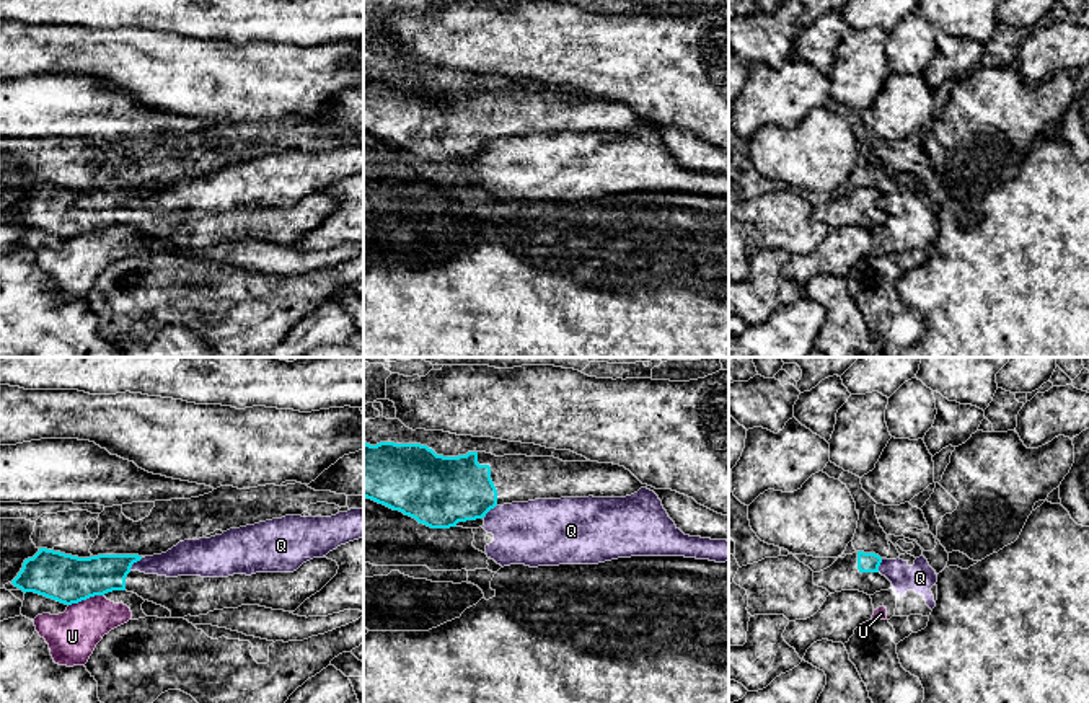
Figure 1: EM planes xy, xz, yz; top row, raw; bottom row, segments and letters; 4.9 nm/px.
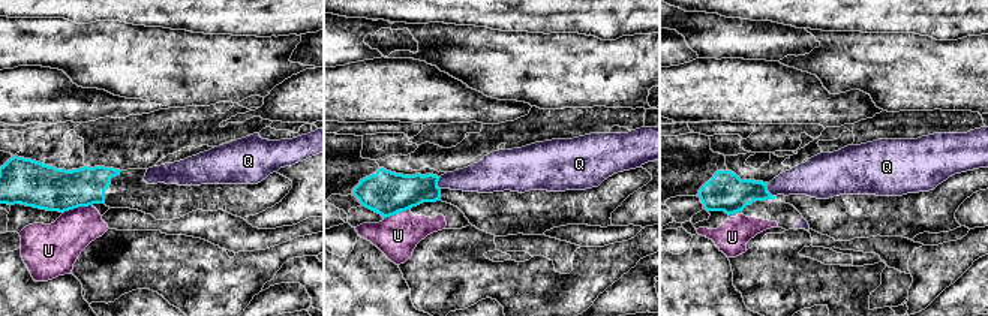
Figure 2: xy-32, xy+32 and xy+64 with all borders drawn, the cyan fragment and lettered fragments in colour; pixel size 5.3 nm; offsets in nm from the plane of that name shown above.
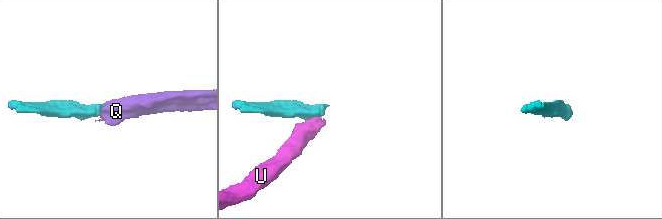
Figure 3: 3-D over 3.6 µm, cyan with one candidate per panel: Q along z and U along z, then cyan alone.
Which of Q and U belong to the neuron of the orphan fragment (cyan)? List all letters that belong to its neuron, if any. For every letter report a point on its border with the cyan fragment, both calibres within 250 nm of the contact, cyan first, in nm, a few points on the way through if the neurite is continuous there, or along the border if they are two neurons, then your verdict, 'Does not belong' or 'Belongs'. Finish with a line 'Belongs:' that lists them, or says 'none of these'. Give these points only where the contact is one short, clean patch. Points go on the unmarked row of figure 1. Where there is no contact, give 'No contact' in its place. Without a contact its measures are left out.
Q: Touches cyan at xy (134, 196). Thickness 190 nm (cyan) against 160 nm. Boundary: xy (142, 193), (129, 204). Does not belong
U: Touches cyan at xy (85, 234). Thickness 240 nm (cyan) against 260 nm. Boundary: xy (103, 229), (95, 229), (69, 240). Does not belong
Belongs: none of these

